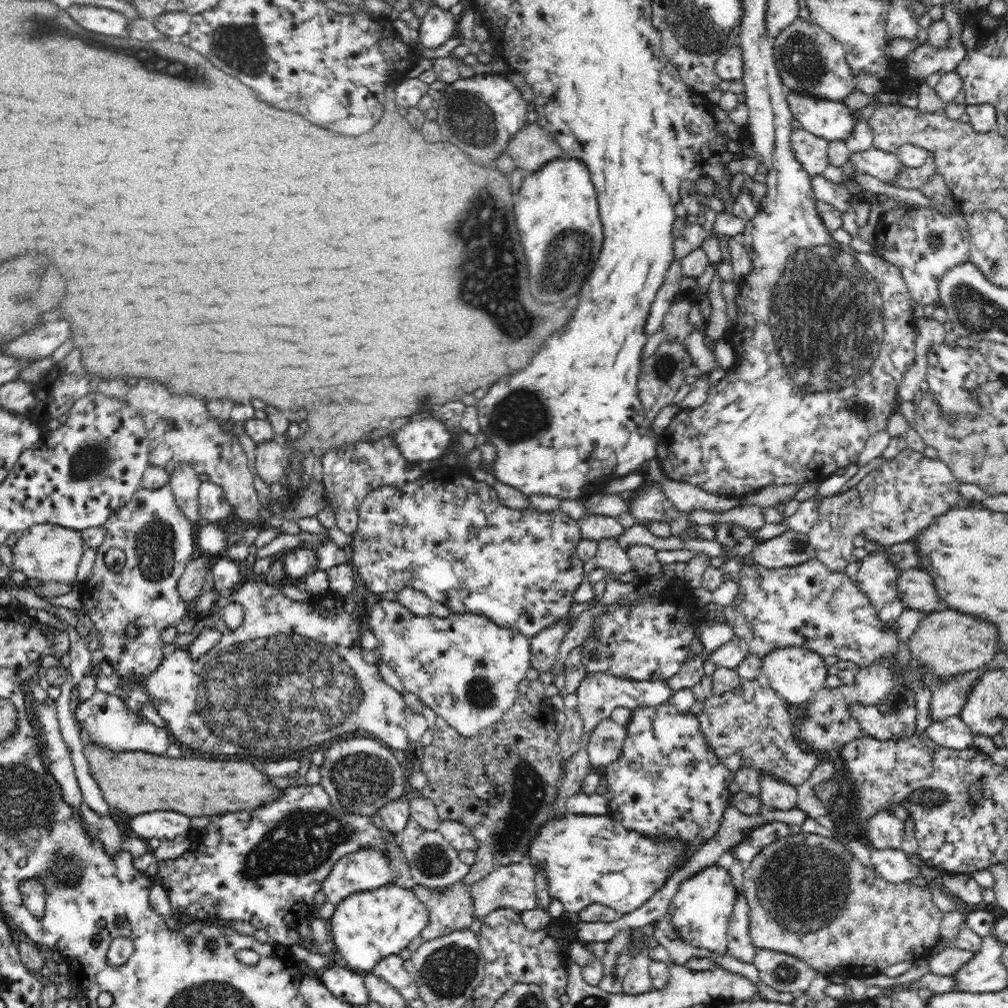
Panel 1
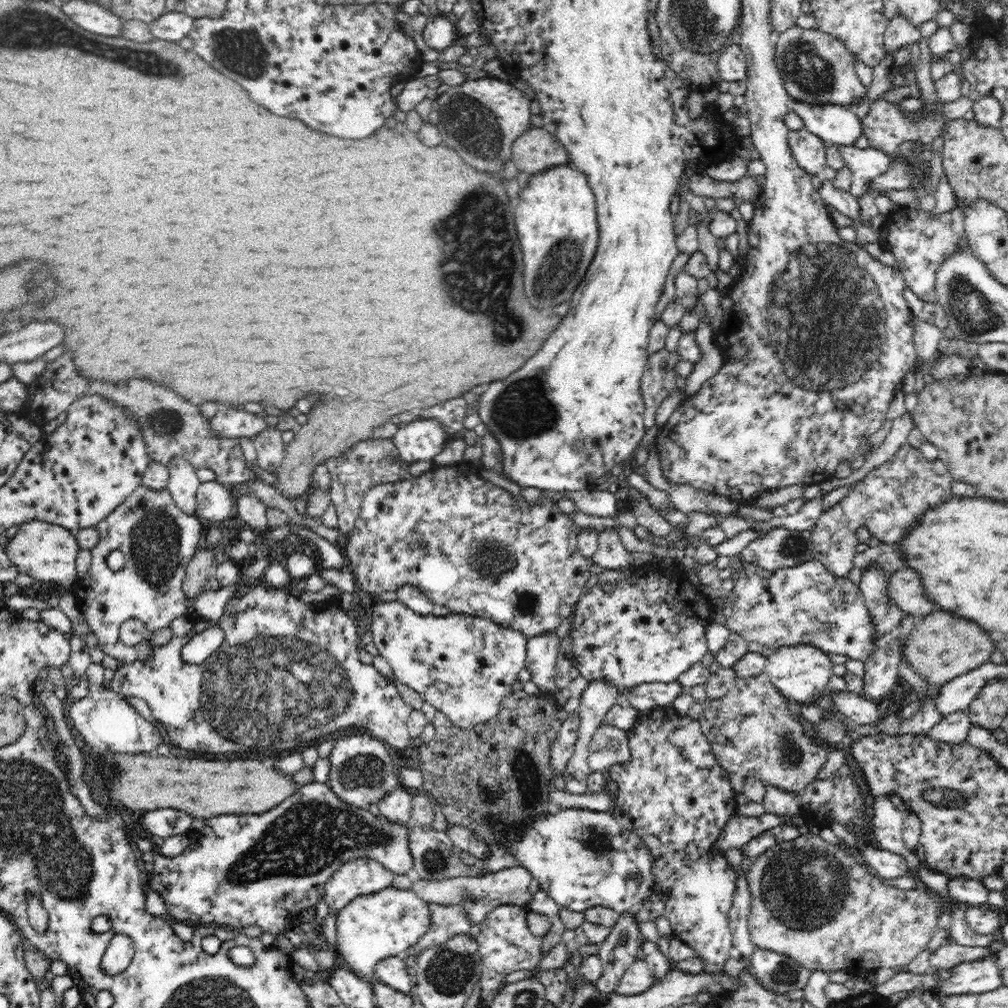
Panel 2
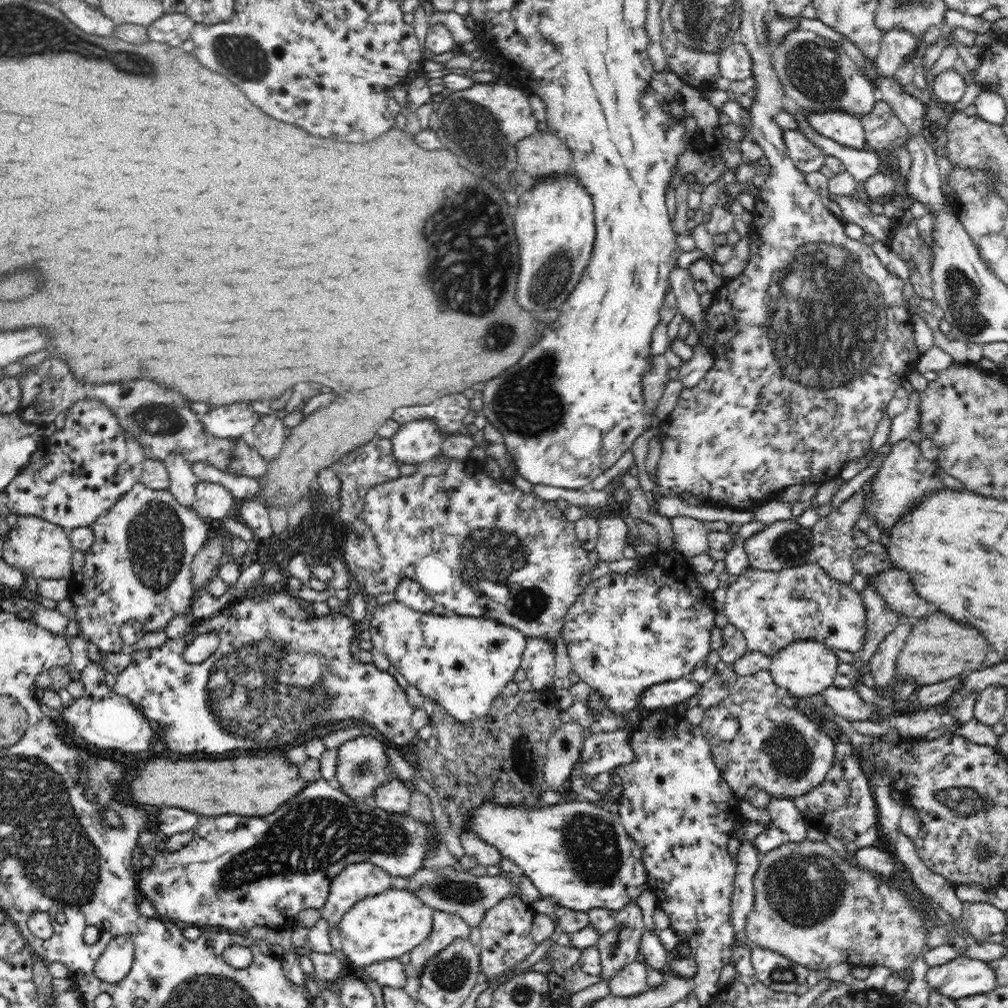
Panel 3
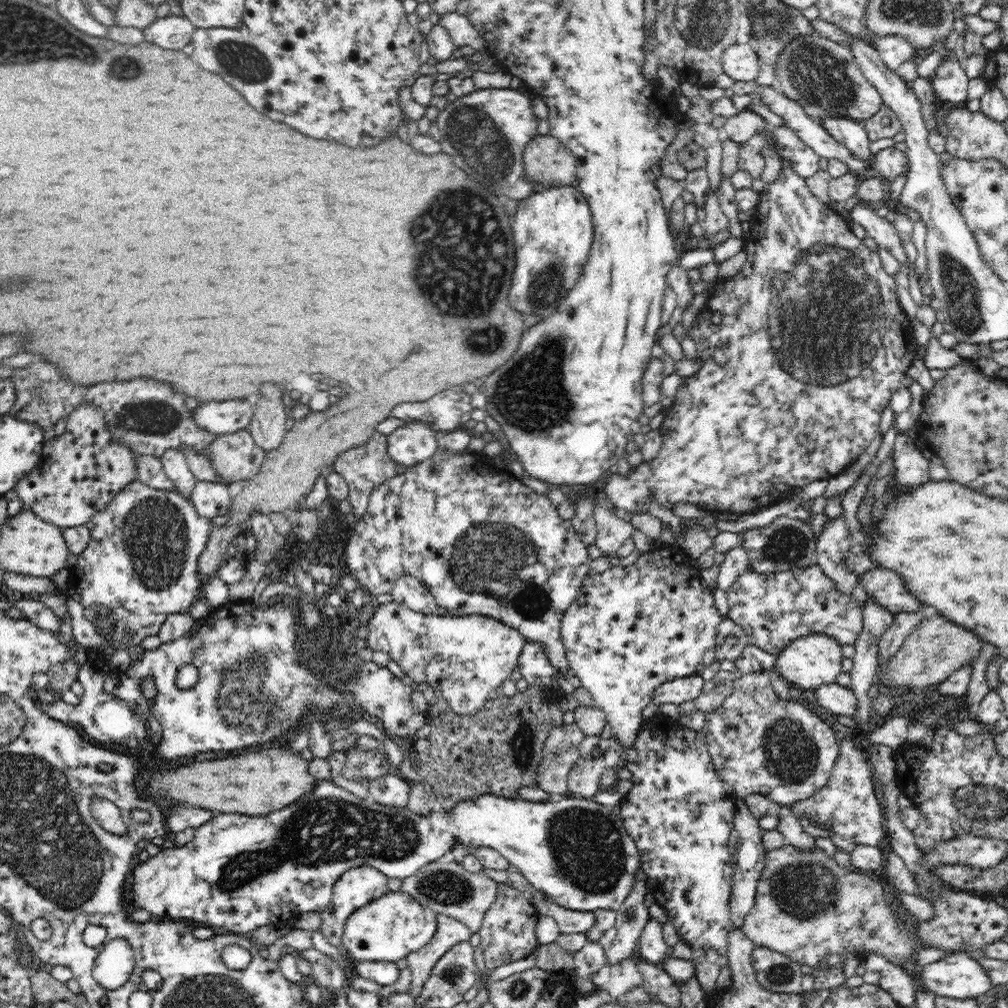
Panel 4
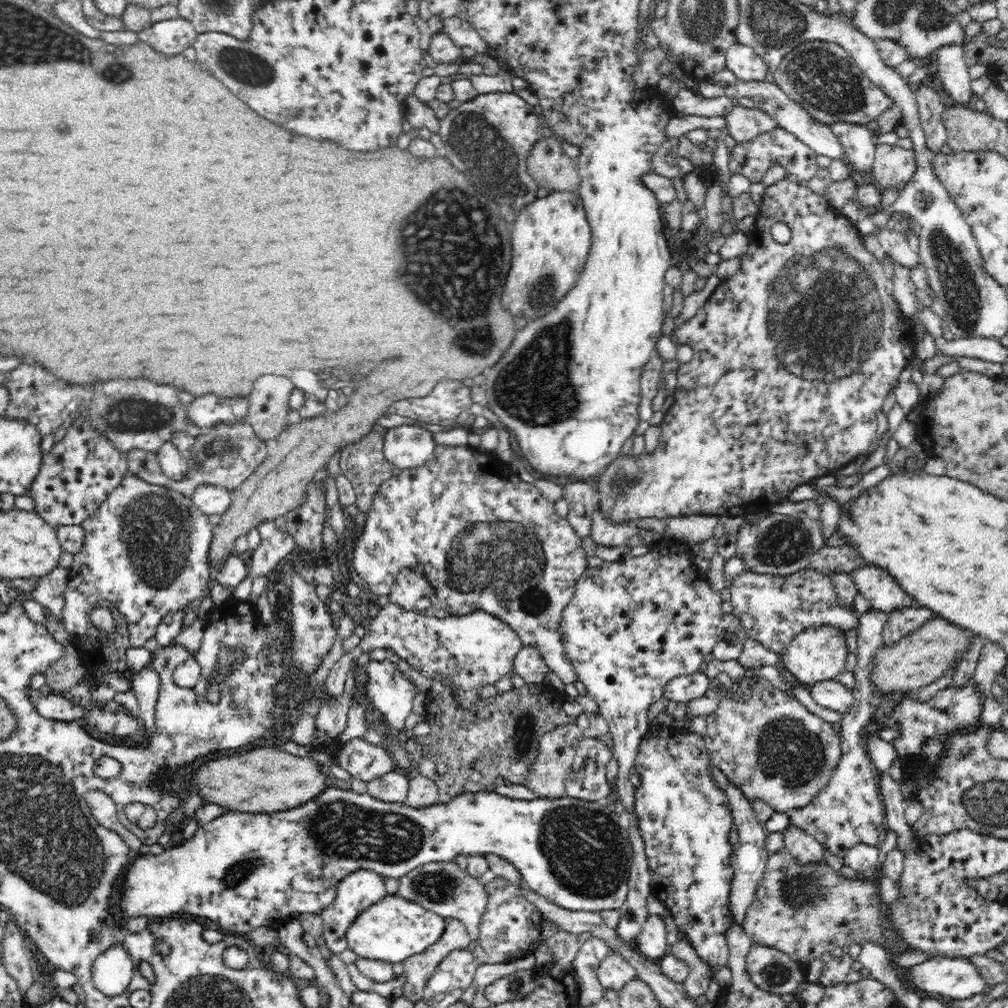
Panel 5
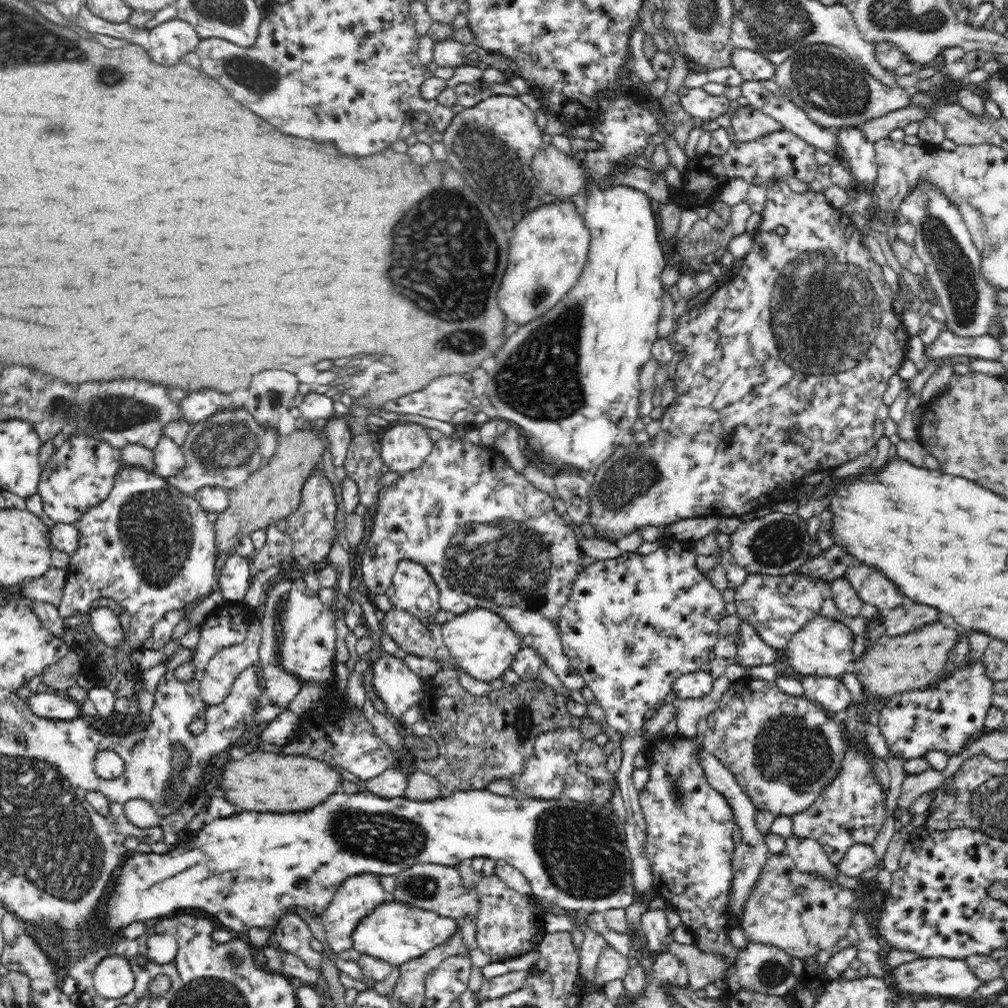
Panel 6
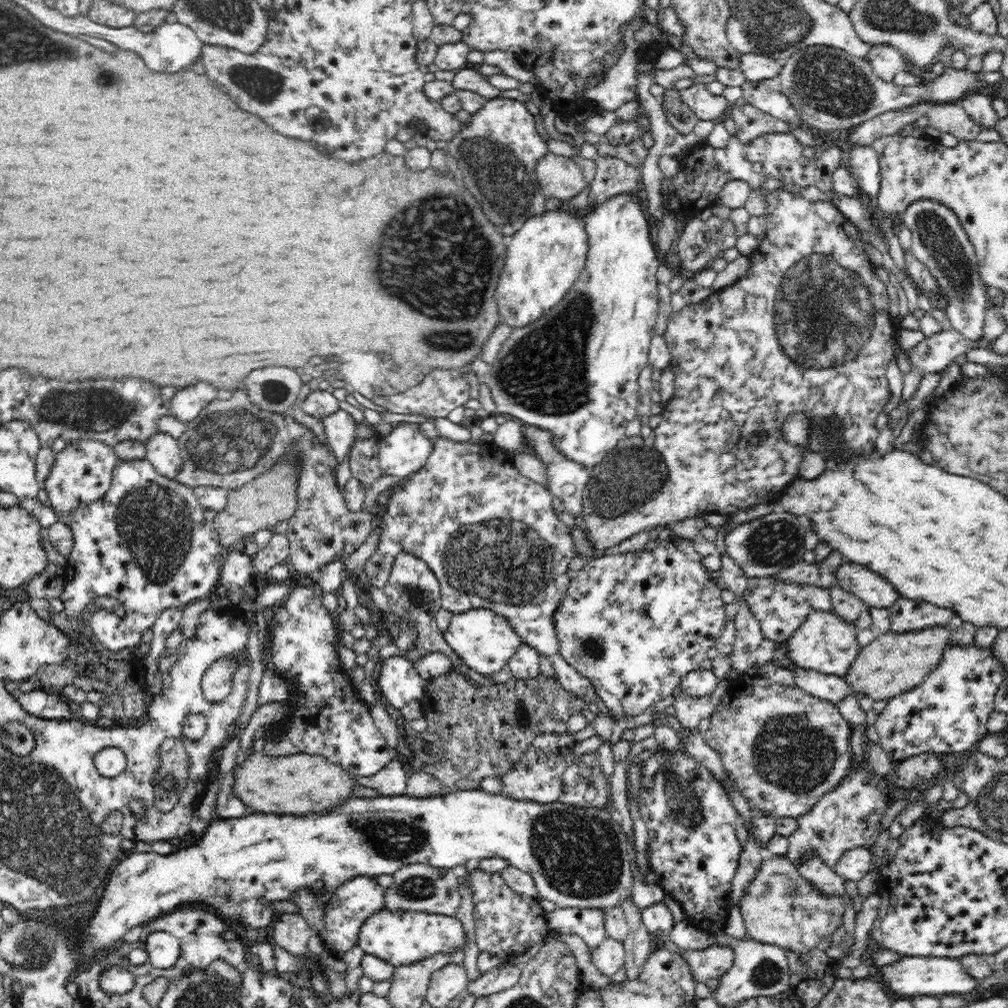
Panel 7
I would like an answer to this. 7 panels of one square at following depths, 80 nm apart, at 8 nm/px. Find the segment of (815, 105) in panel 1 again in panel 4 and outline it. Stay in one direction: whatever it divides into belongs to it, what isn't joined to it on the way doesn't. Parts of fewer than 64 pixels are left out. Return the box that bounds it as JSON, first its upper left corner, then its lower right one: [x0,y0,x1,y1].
[818,116,874,160]

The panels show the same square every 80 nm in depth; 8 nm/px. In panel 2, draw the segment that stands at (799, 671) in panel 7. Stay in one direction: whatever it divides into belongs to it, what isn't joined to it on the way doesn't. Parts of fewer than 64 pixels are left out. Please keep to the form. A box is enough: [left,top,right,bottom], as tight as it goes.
[833,691,882,730]

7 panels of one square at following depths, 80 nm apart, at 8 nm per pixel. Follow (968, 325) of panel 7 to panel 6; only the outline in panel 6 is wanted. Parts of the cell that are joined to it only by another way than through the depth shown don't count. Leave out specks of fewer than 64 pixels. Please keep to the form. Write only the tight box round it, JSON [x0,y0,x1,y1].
[897,180,1003,337]

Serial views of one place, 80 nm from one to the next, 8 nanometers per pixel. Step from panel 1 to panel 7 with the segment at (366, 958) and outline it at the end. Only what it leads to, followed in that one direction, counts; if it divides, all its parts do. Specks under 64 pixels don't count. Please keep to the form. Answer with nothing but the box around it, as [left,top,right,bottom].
[357,908,464,968]

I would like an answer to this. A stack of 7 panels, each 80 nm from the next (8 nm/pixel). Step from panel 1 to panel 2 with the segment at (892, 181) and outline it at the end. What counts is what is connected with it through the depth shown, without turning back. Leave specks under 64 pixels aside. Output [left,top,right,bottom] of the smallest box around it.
[839,145,896,197]

